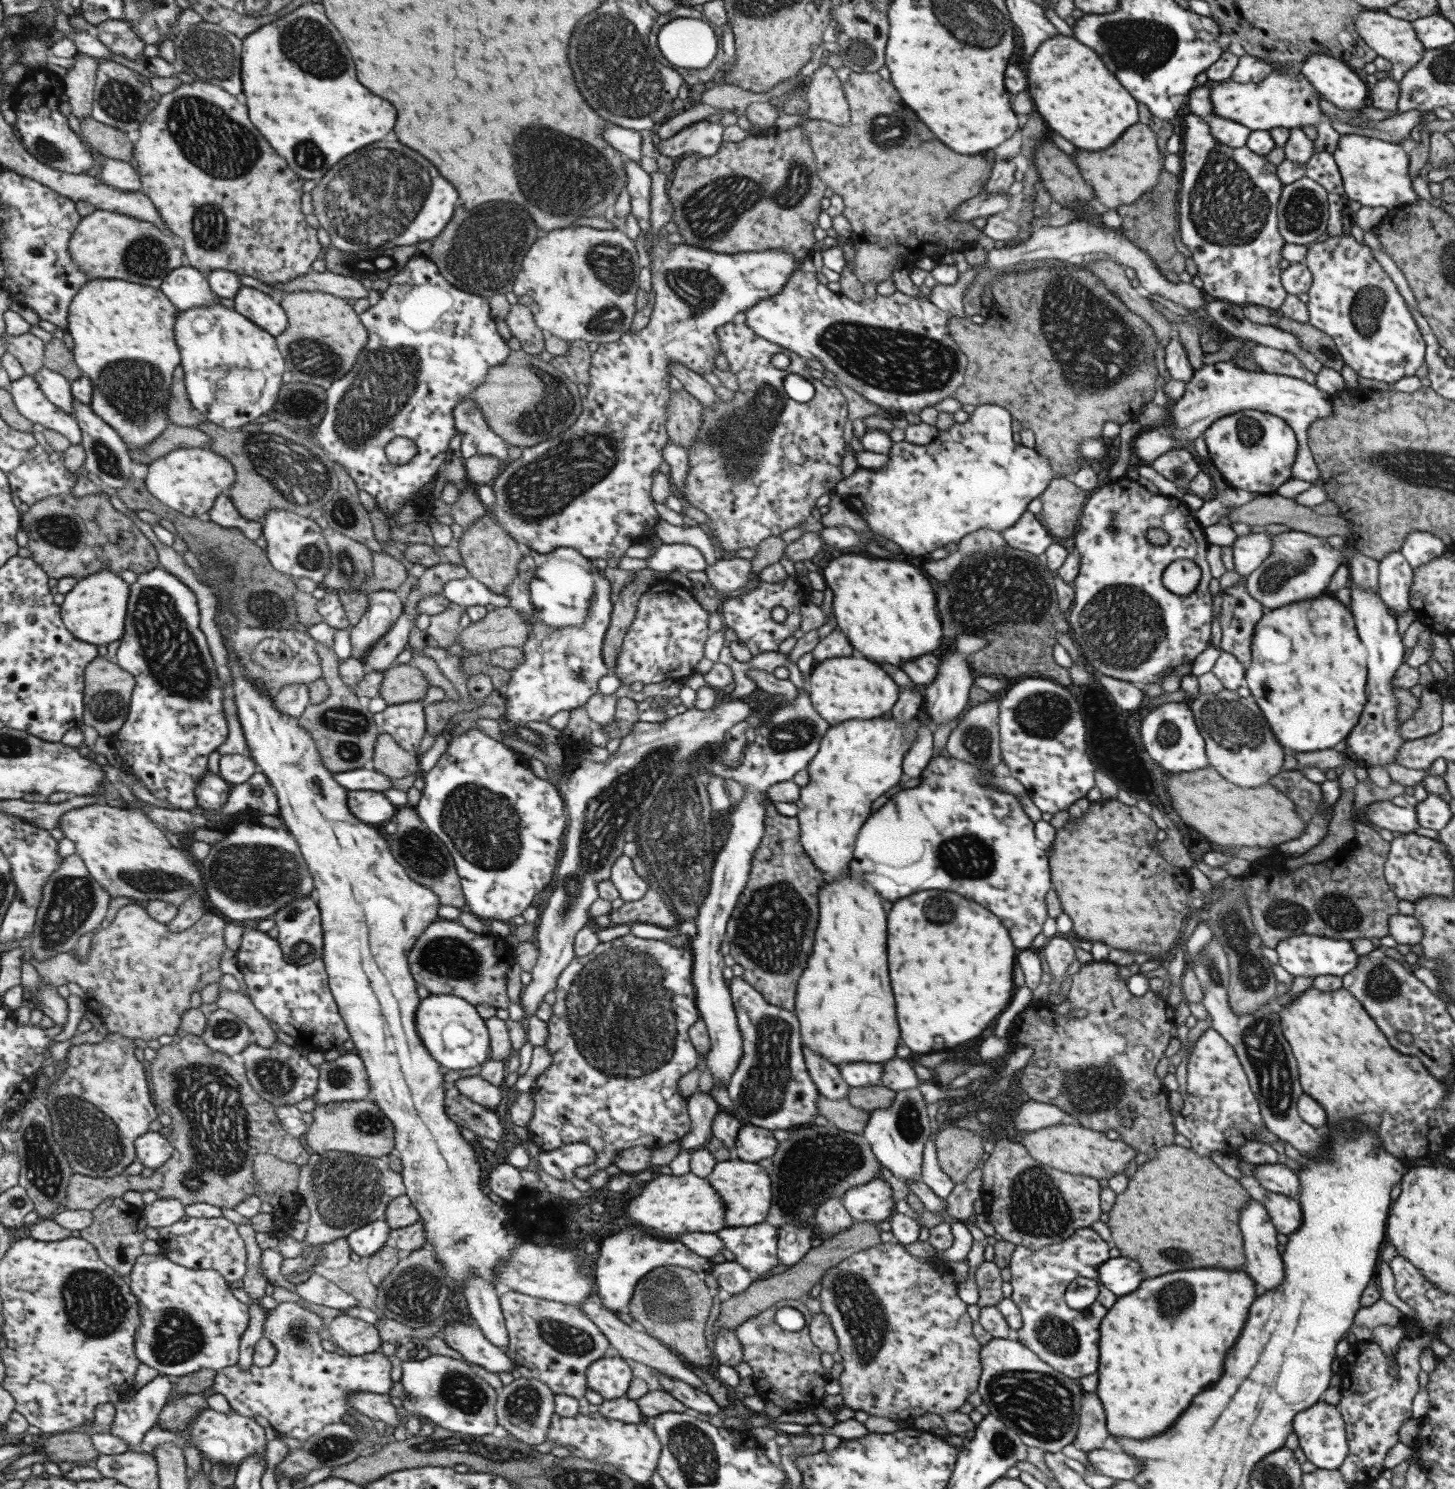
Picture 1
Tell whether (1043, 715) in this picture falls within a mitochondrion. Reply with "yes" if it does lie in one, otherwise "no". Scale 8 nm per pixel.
yes

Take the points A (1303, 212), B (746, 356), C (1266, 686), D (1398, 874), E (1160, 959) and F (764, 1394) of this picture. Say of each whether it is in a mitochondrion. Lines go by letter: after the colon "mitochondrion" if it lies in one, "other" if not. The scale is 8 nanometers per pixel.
A: mitochondrion
B: other
C: mitochondrion
D: other
E: other
F: other

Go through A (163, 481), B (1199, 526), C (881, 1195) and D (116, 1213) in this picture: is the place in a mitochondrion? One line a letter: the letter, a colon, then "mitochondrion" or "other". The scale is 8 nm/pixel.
A: other
B: other
C: other
D: other

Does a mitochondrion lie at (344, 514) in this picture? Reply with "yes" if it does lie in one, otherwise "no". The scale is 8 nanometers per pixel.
yes

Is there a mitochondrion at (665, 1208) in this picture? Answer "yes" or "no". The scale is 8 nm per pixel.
no

